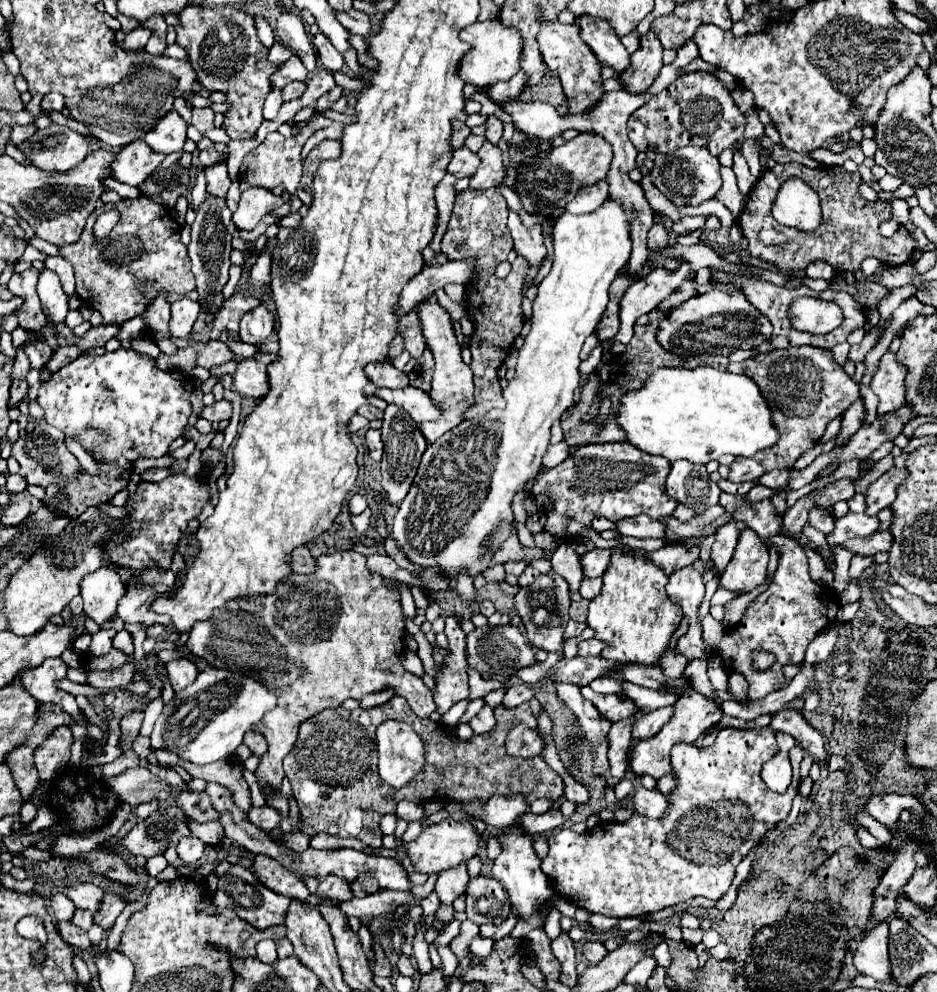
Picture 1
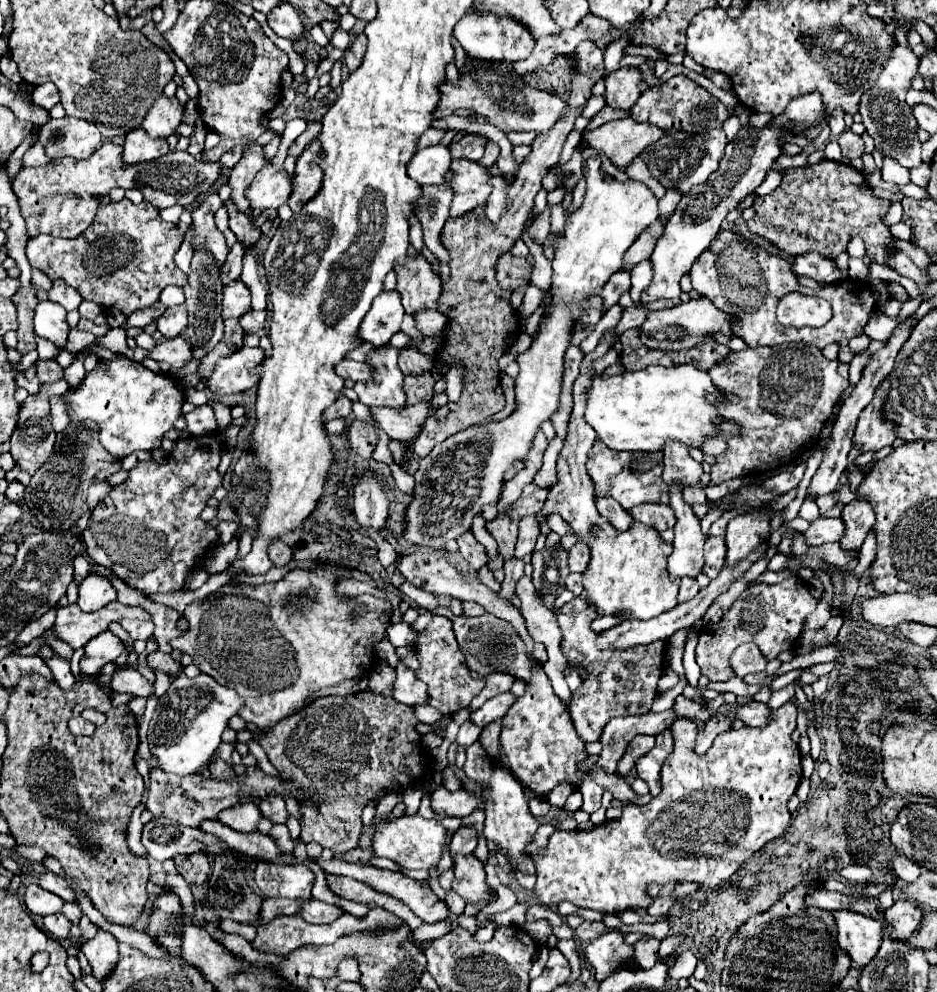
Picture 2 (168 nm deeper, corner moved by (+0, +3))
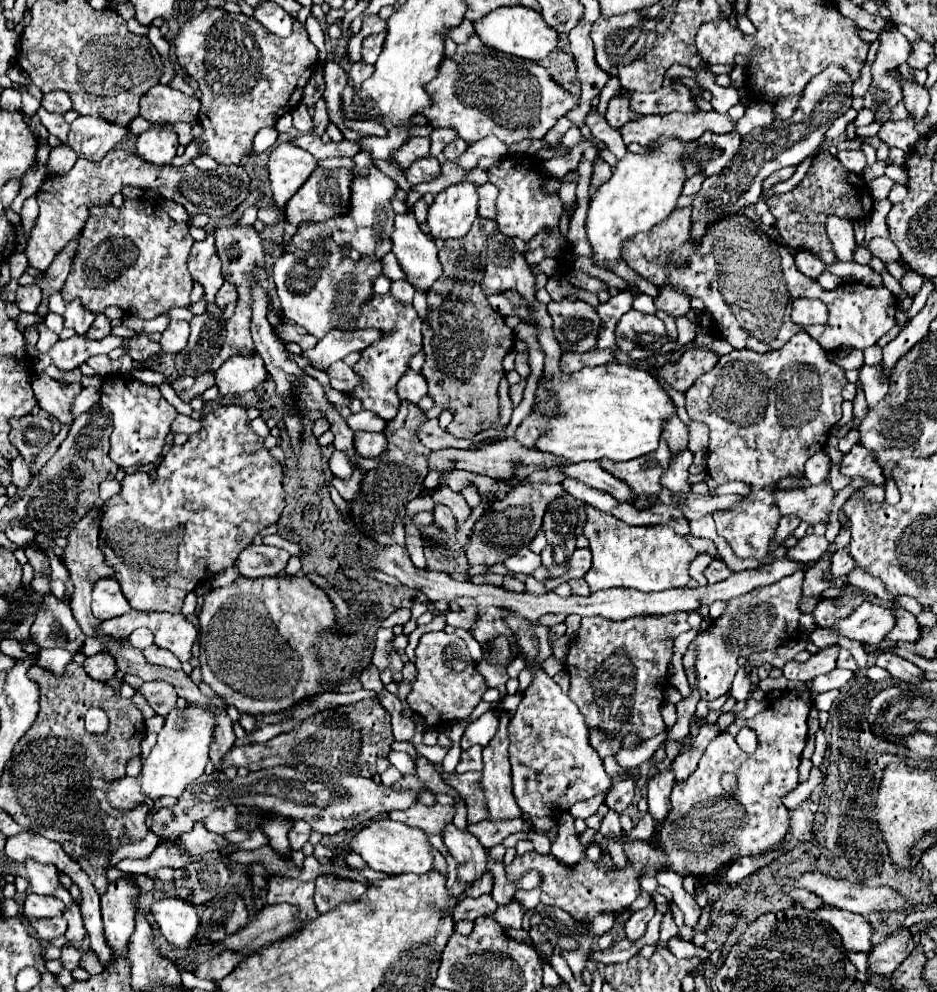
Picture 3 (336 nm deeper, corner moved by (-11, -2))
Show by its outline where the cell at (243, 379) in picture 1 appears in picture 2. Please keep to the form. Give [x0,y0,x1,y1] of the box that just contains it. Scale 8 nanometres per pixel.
[207,347,265,395]

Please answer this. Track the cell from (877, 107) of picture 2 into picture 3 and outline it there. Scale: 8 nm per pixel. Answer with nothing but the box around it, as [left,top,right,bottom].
[864,30,912,124]

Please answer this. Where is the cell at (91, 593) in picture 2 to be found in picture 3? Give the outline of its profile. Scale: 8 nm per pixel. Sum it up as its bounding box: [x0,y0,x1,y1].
[92,578,130,622]

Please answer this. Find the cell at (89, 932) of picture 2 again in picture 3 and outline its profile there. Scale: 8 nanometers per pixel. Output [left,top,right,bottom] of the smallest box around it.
[80,948,104,974]

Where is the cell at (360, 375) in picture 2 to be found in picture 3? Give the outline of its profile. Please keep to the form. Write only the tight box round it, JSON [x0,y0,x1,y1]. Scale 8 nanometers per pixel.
[326,360,360,392]

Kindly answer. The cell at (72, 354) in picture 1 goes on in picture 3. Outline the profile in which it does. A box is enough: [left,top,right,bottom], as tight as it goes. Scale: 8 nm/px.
[84,314,110,340]

